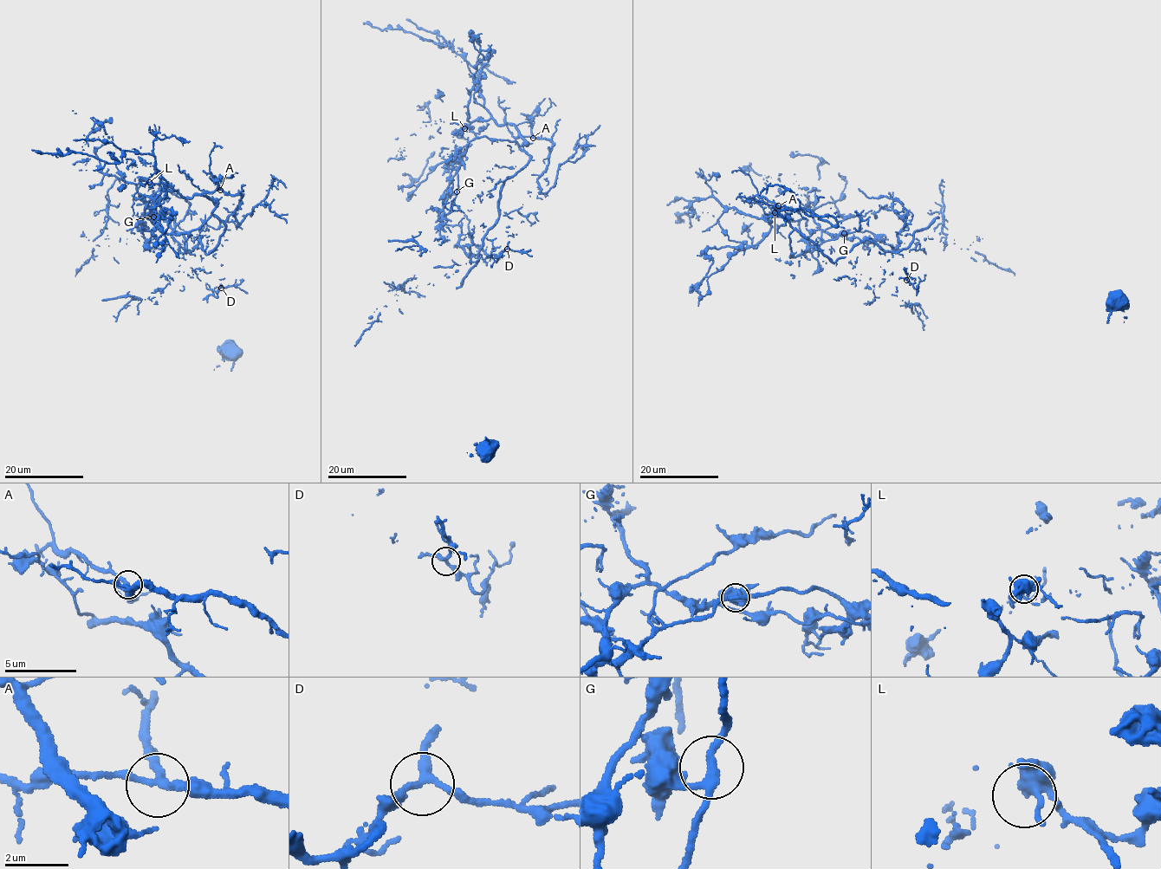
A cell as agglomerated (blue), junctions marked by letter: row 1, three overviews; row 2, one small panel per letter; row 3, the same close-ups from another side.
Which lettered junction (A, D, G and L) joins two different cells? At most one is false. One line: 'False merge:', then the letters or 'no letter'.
False merge: G

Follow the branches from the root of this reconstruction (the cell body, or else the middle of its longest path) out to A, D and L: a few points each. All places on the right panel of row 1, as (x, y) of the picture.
A: (1118, 301), (976, 261), (941, 234), (898, 251), (865, 240), (831, 261), (764, 213), (758, 197), (778, 205)
D: (1118, 301), (976, 261), (941, 234), (898, 251), (890, 244), (891, 274), (906, 280)
L: (1118, 301), (976, 261), (941, 234), (898, 251), (865, 240), (831, 261), (785, 218), (765, 219), (775, 212)

